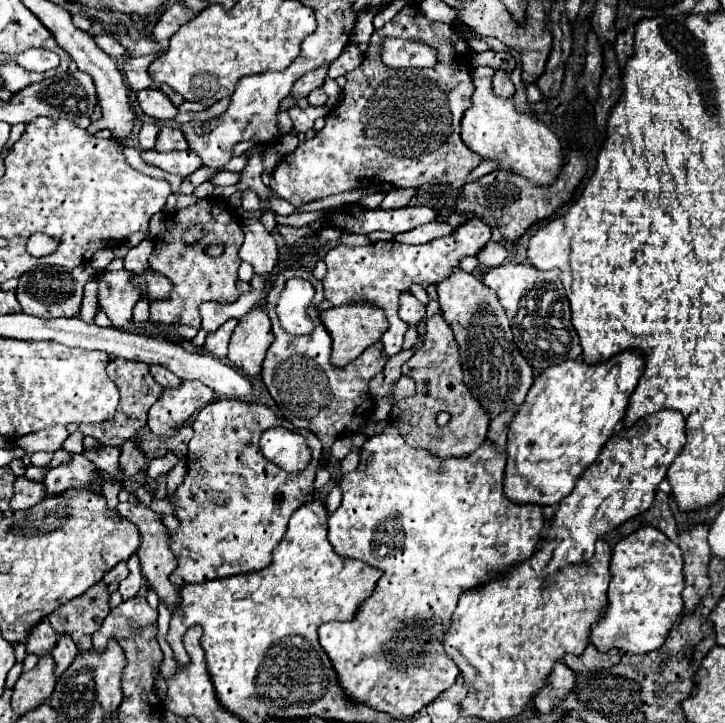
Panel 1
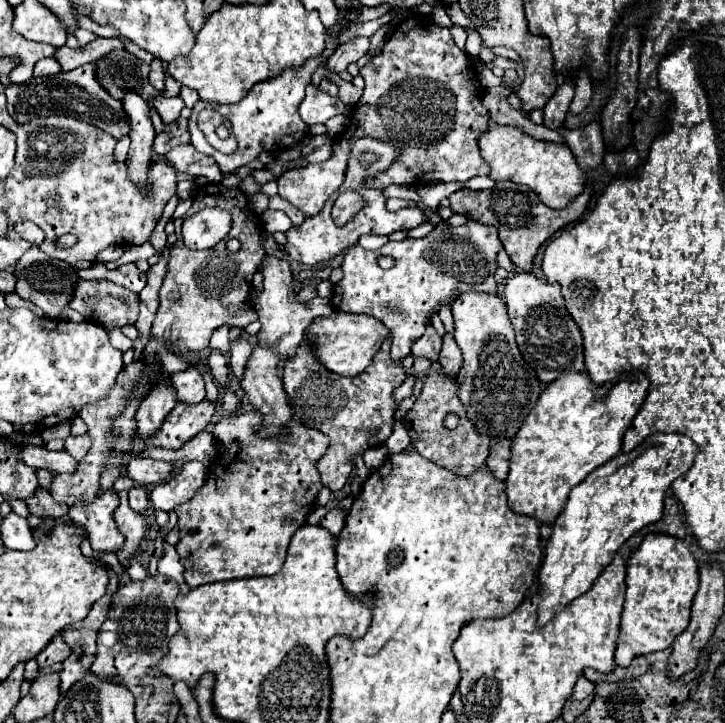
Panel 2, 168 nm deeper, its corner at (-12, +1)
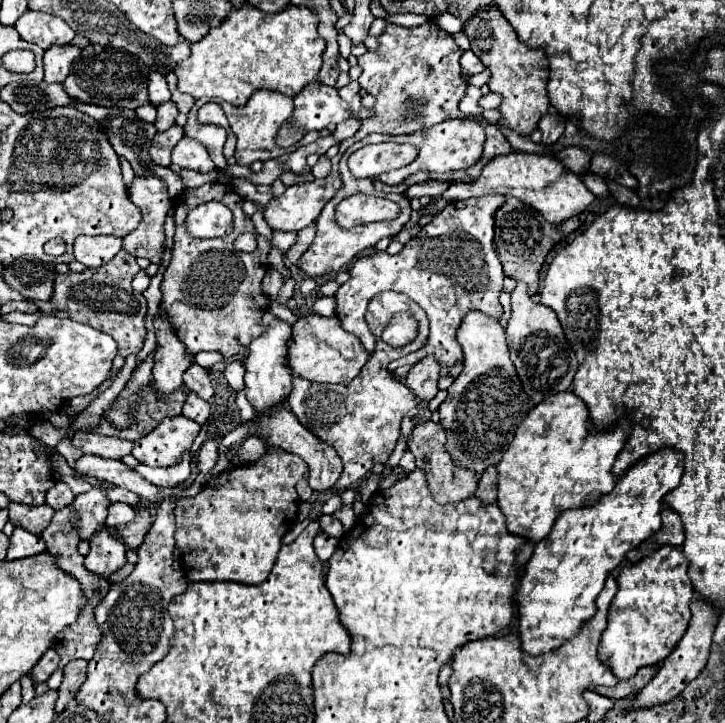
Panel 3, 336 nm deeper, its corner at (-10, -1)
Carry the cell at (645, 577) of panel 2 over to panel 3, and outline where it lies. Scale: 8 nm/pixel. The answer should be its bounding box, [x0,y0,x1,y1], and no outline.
[598,546,694,680]

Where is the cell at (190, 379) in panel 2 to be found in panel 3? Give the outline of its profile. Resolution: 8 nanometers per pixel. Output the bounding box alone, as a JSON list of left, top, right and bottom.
[182,392,212,426]

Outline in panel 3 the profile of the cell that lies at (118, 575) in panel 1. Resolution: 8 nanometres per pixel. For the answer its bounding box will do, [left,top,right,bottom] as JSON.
[106,502,136,528]

